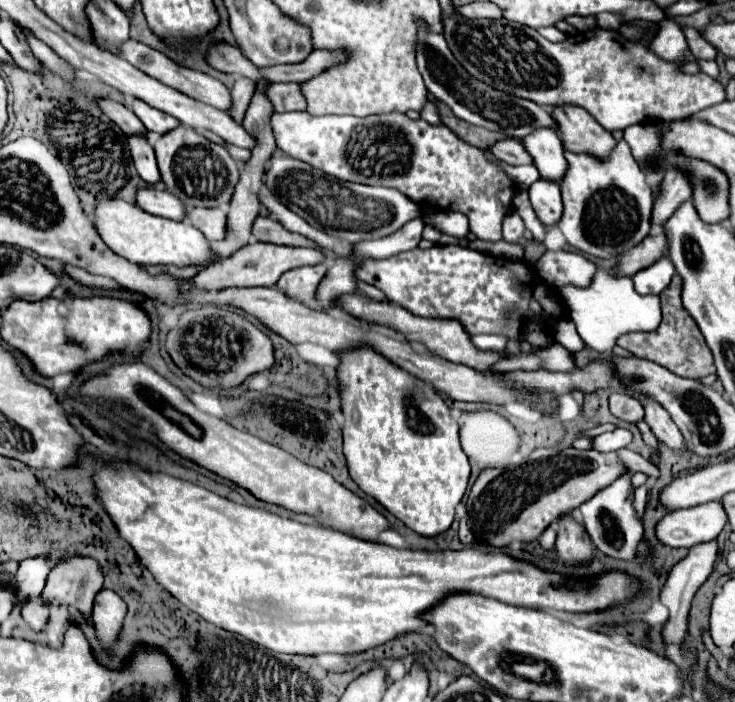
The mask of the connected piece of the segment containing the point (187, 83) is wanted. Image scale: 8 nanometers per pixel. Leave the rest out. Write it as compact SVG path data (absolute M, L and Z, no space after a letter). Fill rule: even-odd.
M128 40L128 42L122 46L122 58L128 60L130 64L134 64L136 68L140 68L142 72L146 72L148 76L152 76L152 78L156 78L156 80L162 80L164 84L170 84L172 88L178 88L180 92L188 94L188 96L194 98L194 100L206 102L206 104L210 104L210 106L214 106L214 108L220 108L220 110L224 110L224 112L228 112L228 110L232 108L232 94L230 94L230 90L228 90L222 82L218 82L218 80L214 80L214 78L210 78L210 76L206 76L206 74L202 74L202 72L196 72L196 70L184 68L184 66L178 66L178 64L174 64L170 58L166 58L162 52L152 50L150 46L146 46L146 44L142 44L142 42Z

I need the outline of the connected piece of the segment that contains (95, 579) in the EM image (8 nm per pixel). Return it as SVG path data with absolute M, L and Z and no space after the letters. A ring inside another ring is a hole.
M66 556L66 558L62 558L62 564L56 564L52 568L46 588L42 590L42 600L50 602L50 604L54 600L58 600L62 606L74 606L86 618L90 618L94 596L102 588L102 584L104 584L104 572L102 572L102 566L98 560L88 558L88 556Z

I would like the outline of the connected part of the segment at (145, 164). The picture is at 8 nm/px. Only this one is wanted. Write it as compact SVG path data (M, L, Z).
M128 136L128 144L130 144L130 152L134 158L136 170L142 176L142 180L150 184L160 182L160 172L158 172L158 164L156 164L150 142L144 136Z

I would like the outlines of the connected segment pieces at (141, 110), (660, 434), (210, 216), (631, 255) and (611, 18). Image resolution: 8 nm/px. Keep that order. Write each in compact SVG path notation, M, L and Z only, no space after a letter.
M132 100L132 110L134 114L144 122L144 126L148 128L148 132L156 132L160 136L168 134L170 130L174 130L180 122L174 118L174 116L168 116L152 106L148 106L146 102L142 100Z
M636 396L636 400L642 402L642 406L646 410L644 420L648 422L648 426L656 434L656 438L662 440L664 444L668 444L670 448L684 448L684 438L682 438L678 426L670 420L670 414L656 400L650 400L648 396Z
M188 208L186 224L194 224L210 242L220 242L228 234L226 212L220 208Z
M660 232L656 236L646 236L638 246L634 246L632 250L628 250L620 256L616 272L624 274L624 276L632 276L642 268L652 266L654 262L658 262L658 258L664 258L664 256L668 256L666 234Z
M604 12L596 15L597 27L618 30L622 25L620 15Z

